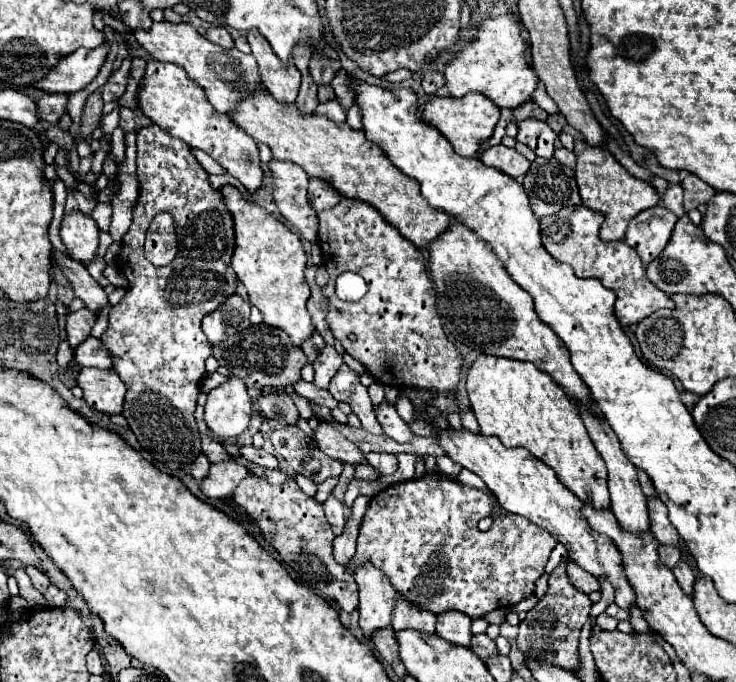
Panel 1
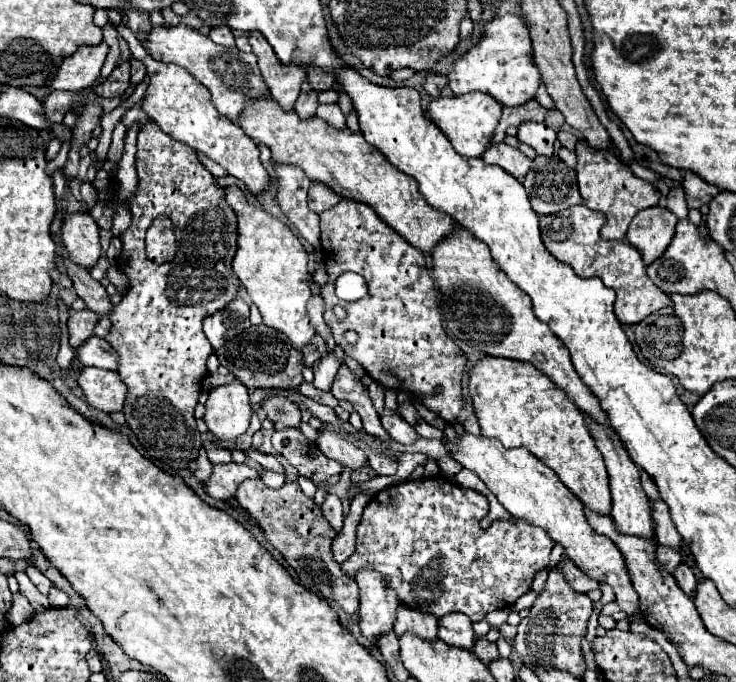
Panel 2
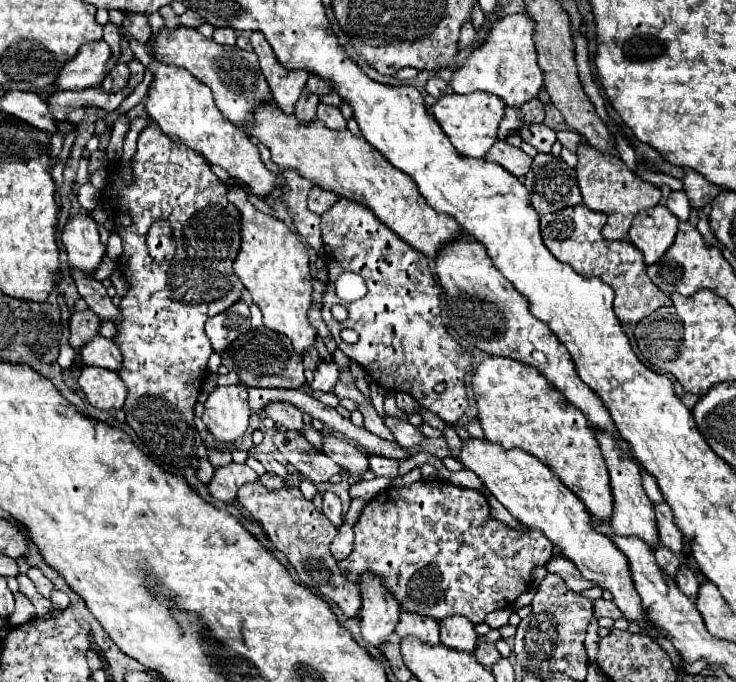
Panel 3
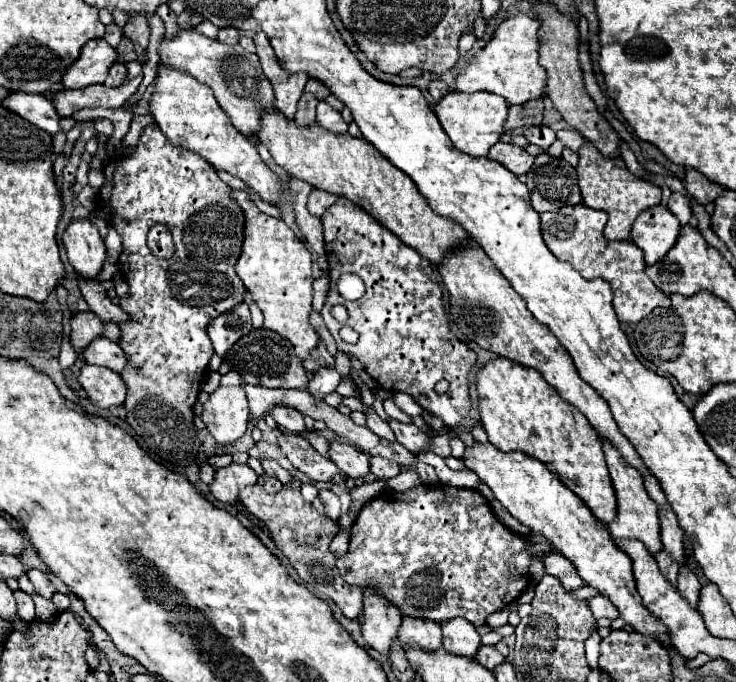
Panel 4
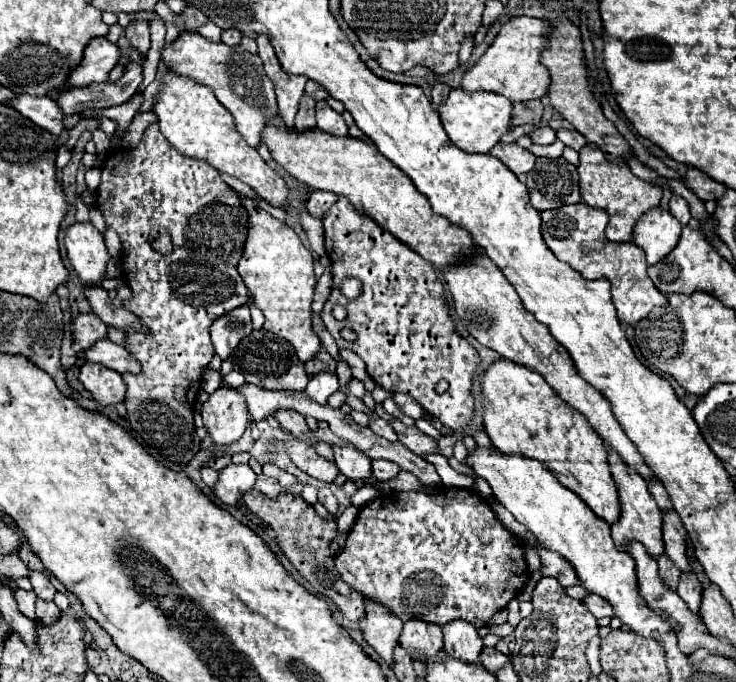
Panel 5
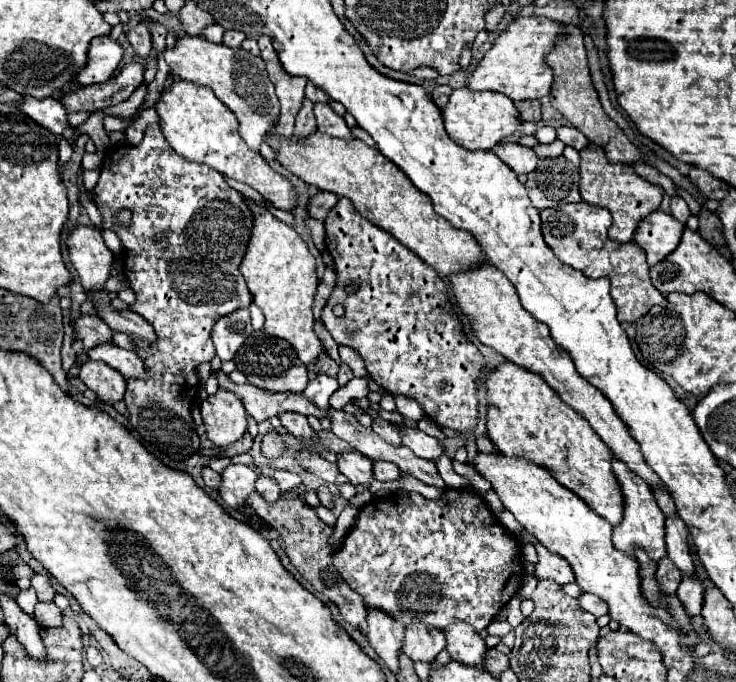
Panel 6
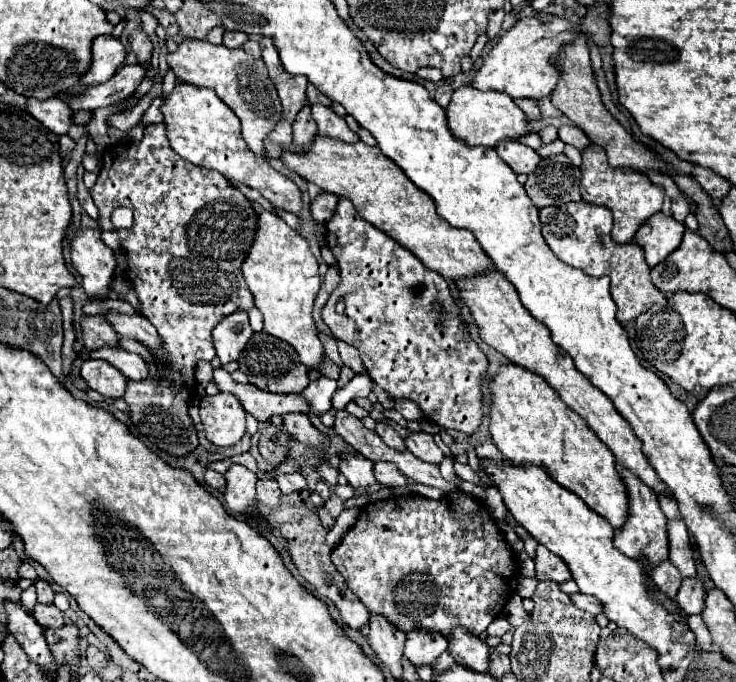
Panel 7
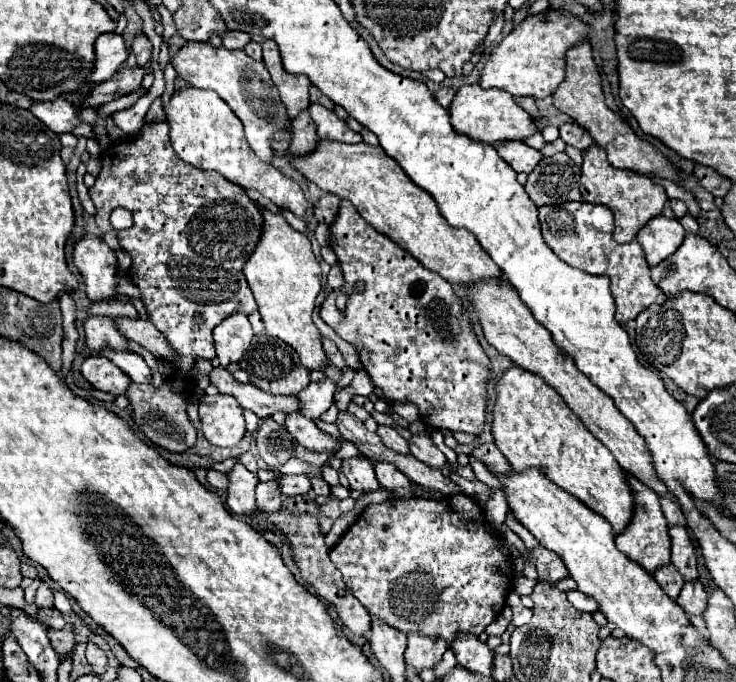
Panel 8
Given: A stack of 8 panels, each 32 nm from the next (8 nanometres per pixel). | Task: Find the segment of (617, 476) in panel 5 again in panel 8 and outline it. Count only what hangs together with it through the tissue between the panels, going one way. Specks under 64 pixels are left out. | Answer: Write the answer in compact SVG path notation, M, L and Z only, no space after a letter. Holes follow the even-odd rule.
M630 476L630 486L634 490L634 518L630 522L630 528L626 532L616 536L616 546L622 550L630 560L640 564L648 574L654 574L658 568L670 564L670 536L668 536L668 524L660 510L660 498L654 490L646 488L640 480Z

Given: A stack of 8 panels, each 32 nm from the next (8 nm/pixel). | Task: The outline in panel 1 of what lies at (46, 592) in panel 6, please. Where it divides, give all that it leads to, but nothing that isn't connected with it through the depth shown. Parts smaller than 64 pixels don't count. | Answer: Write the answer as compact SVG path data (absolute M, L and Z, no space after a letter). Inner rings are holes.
M26 566L26 574L30 576L32 584L34 584L42 594L46 594L46 590L48 590L48 586L50 586L50 580L48 580L38 568L34 568L34 566Z

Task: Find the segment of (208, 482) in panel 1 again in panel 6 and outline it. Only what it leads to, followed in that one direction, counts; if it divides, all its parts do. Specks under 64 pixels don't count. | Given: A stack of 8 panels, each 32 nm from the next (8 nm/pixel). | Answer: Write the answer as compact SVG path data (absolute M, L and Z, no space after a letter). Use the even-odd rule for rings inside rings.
M230 464L222 472L222 486L218 492L230 508L240 510L246 506L246 500L256 492L254 480L256 480L256 472L252 468L244 464Z

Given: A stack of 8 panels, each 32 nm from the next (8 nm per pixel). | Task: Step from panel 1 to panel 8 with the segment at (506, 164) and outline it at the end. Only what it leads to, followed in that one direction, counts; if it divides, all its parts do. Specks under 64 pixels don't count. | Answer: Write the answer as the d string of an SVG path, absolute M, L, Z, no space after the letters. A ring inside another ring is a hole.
M500 142L496 150L516 172L524 174L530 174L534 166L542 160L542 152L530 148L524 142Z

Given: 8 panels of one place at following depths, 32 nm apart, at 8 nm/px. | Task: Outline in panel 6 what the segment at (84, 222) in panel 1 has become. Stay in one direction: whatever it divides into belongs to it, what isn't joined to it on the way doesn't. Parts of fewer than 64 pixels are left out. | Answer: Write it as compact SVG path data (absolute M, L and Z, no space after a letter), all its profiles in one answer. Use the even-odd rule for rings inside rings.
M78 226L66 240L70 260L88 294L104 290L114 264L114 254L106 248L102 234L92 226Z

